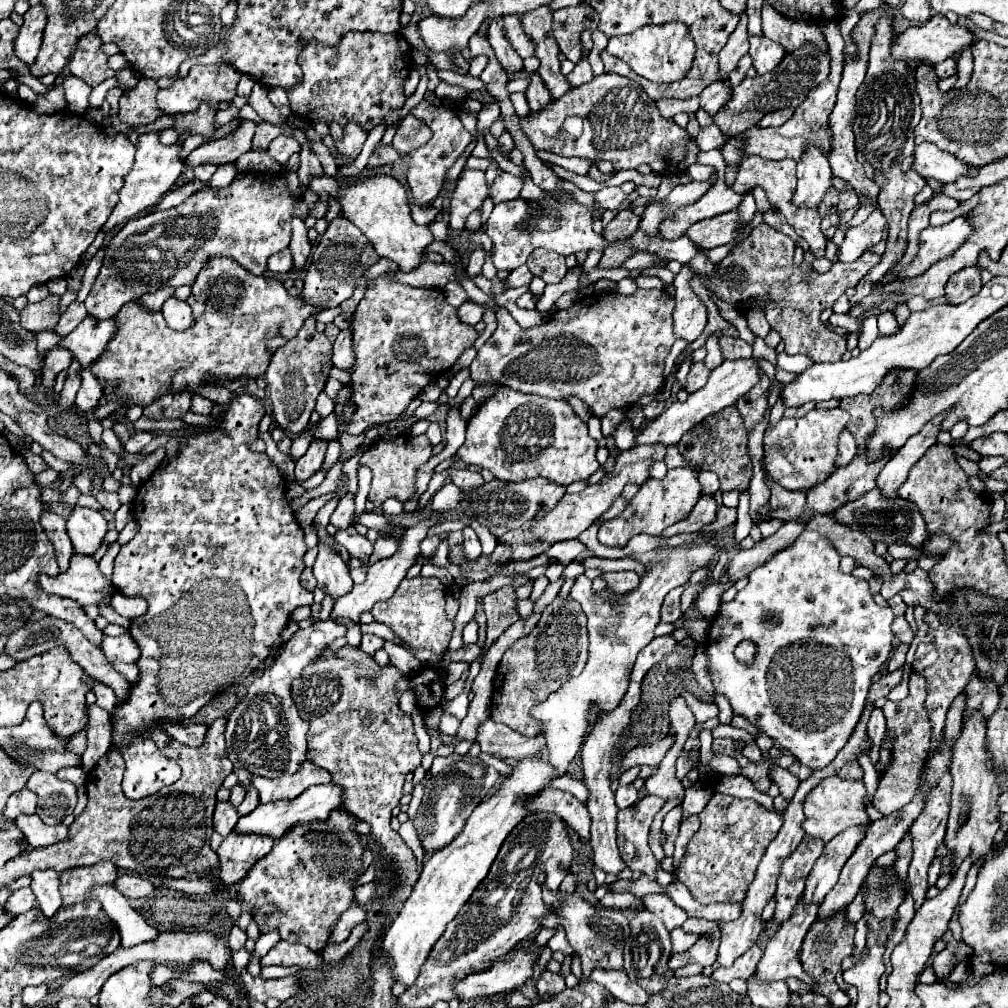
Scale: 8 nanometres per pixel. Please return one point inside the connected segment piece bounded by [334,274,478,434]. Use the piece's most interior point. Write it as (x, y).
(403, 336)

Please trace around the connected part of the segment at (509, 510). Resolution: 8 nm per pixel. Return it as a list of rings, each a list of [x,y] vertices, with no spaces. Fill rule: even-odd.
[[[536,478],[528,482],[518,482],[518,484],[508,484],[500,480],[492,480],[472,492],[466,494],[462,490],[464,498],[460,500],[460,508],[468,518],[478,520],[480,524],[489,528],[490,532],[500,538],[504,532],[520,527],[523,523],[533,519],[543,508],[554,508],[556,502],[564,496],[566,488],[556,486],[554,482],[548,482],[546,478]]]

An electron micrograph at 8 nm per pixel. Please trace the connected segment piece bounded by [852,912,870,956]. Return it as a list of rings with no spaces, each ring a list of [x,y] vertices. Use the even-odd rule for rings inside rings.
[[[868,912],[864,913],[862,918],[855,925],[856,928],[854,936],[855,950],[852,953],[852,955],[854,956],[858,956],[866,945],[866,934],[868,931],[866,921],[869,918],[869,916],[870,913]]]

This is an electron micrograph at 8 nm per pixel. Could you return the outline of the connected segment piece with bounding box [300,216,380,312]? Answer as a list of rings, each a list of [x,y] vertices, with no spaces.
[[[336,216],[326,232],[320,236],[318,246],[312,252],[312,260],[310,260],[310,268],[306,270],[306,278],[304,278],[304,288],[300,292],[302,302],[308,302],[316,308],[322,310],[330,310],[340,306],[344,300],[348,300],[354,292],[356,280],[364,274],[364,270],[368,270],[372,264],[376,264],[380,260],[380,256],[372,250],[372,244],[364,238],[364,234],[360,234],[358,230],[350,234],[348,230],[348,220],[344,216]]]

